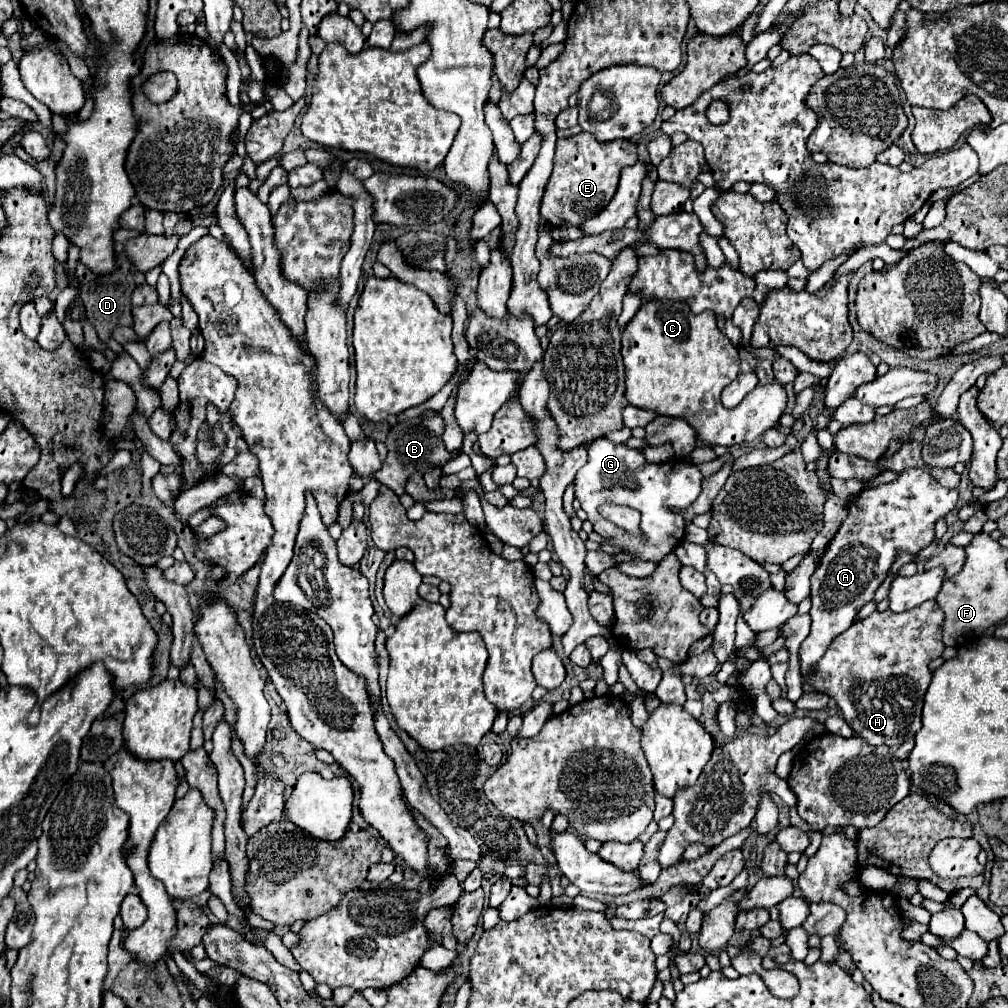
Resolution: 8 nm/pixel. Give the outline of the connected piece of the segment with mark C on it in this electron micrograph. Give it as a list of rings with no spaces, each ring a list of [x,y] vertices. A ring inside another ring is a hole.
[[[659,300],[643,304],[641,310],[633,316],[633,320],[623,330],[621,354],[627,374],[627,400],[629,404],[651,410],[659,416],[685,418],[695,428],[697,438],[709,446],[733,446],[741,442],[753,442],[767,428],[773,428],[781,418],[785,410],[783,388],[777,382],[772,382],[769,386],[757,385],[747,398],[743,398],[743,402],[737,408],[727,410],[721,404],[719,394],[737,376],[739,350],[717,328],[715,322],[717,320],[713,312],[693,314],[687,304],[683,306],[679,302],[659,302]]]

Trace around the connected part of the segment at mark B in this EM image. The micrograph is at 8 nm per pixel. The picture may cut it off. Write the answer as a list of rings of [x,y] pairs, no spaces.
[[[435,412],[431,418],[425,420],[425,426],[421,426],[421,416],[397,422],[385,440],[387,446],[387,458],[381,466],[381,470],[375,474],[375,480],[381,484],[389,486],[395,494],[405,494],[405,484],[413,472],[425,474],[431,472],[433,468],[443,468],[449,460],[455,460],[461,452],[449,452],[443,444],[443,432],[445,432],[445,422],[441,412]]]

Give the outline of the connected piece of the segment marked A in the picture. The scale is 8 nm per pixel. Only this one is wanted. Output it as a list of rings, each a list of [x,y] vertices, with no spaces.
[[[923,468],[903,470],[895,482],[867,488],[853,498],[847,518],[843,520],[839,532],[833,536],[833,540],[829,542],[829,546],[825,550],[825,560],[821,560],[821,564],[817,566],[817,572],[813,572],[813,576],[811,576],[813,606],[811,606],[809,614],[811,614],[813,624],[811,624],[809,636],[803,640],[803,644],[799,648],[799,660],[801,660],[803,674],[811,672],[811,664],[815,664],[825,654],[831,640],[835,636],[839,636],[841,632],[845,632],[855,622],[855,616],[861,610],[861,606],[865,606],[869,600],[873,600],[875,590],[887,578],[887,572],[893,566],[897,554],[899,552],[917,554],[921,548],[935,542],[933,526],[935,526],[937,518],[947,516],[955,508],[955,504],[957,504],[957,490],[941,486]]]

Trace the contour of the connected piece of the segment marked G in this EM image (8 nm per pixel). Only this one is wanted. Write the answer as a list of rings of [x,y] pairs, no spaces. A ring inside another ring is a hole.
[[[595,440],[589,446],[589,460],[587,464],[577,472],[575,476],[575,498],[581,502],[581,508],[587,512],[589,522],[593,524],[593,530],[605,538],[607,544],[621,548],[625,554],[631,554],[633,560],[655,560],[655,564],[659,564],[663,560],[665,554],[673,552],[675,546],[681,542],[683,534],[685,534],[685,516],[683,512],[697,500],[697,496],[701,494],[701,472],[697,470],[695,464],[685,464],[685,462],[665,462],[665,464],[647,464],[641,460],[643,454],[639,450],[631,450],[625,444],[613,444],[609,440]],[[611,502],[611,504],[631,504],[631,508],[641,512],[641,530],[647,536],[647,542],[643,542],[637,536],[627,534],[625,530],[621,530],[619,526],[615,526],[613,522],[605,520],[599,514],[599,506]]]

